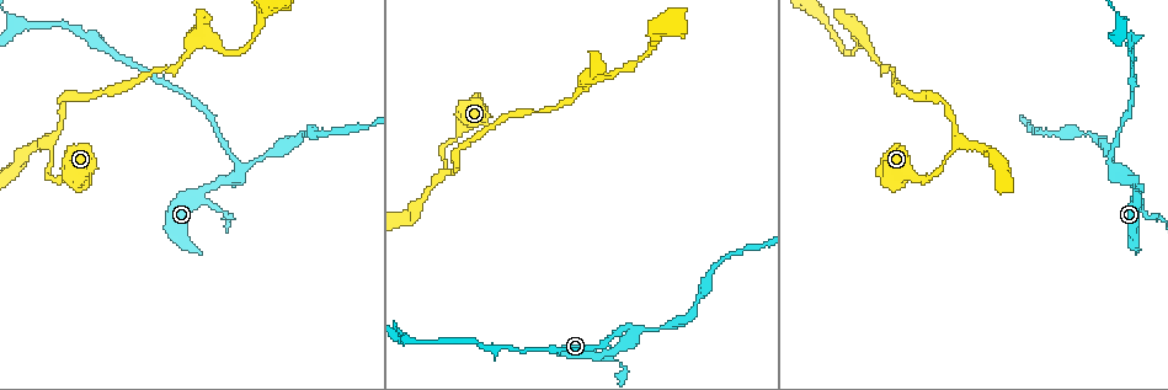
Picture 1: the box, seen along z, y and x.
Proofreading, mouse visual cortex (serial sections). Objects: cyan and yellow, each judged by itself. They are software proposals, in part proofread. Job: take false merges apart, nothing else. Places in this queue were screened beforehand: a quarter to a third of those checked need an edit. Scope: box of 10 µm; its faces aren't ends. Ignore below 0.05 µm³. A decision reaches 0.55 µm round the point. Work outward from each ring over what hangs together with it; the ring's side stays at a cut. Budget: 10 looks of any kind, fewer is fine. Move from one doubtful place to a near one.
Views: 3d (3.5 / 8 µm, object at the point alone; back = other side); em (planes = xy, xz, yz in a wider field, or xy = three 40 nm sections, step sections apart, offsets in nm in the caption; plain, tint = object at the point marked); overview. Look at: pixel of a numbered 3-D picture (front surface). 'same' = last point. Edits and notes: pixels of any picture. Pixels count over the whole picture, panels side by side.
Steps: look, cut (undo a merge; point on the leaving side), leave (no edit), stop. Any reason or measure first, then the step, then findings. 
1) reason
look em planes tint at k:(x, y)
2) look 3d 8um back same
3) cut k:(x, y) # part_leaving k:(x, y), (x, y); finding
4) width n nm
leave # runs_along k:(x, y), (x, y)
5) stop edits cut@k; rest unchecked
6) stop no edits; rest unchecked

calibre changes
look 3d 8um at 1:(453, 142)

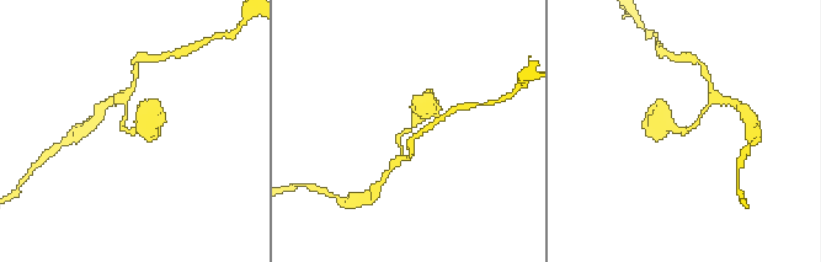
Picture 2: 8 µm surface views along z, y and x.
shape alone is not enough
look em xy step 1 tint same

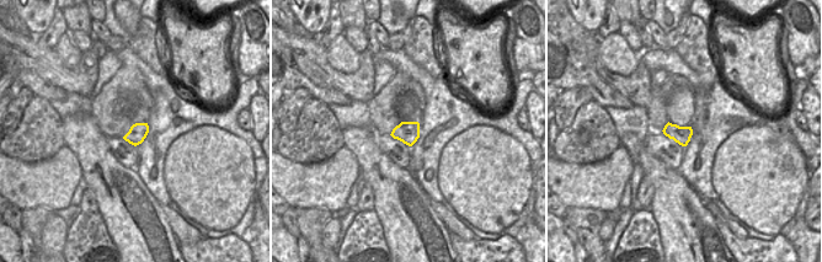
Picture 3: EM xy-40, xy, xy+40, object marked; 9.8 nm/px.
leave # runs_along 2:(425, 107), (399, 137), (403, 151); all the same cell

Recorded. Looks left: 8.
sharp bend
look 3d 3.5um at 1:(937, 98)

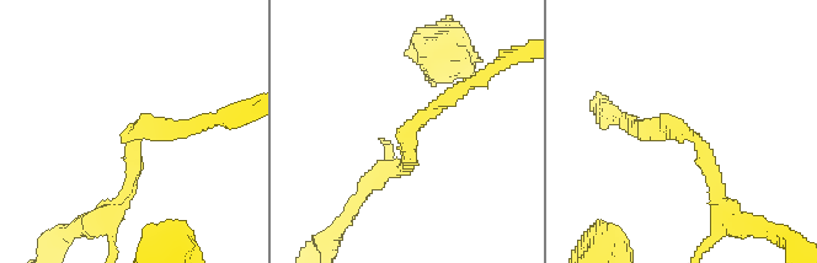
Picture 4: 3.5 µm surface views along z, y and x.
look em xy step 2 tint at 4:(409, 131)

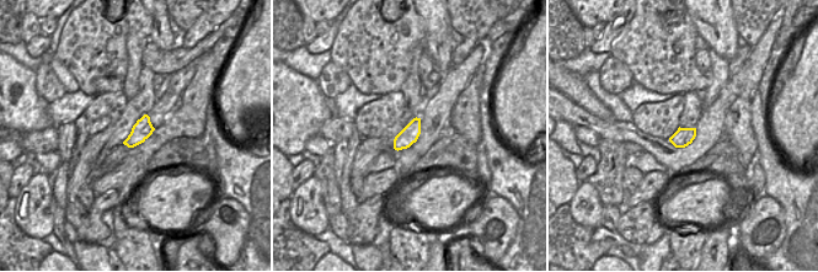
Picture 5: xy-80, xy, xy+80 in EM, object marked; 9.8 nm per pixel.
cut it another way
look em xy step 5 tint same

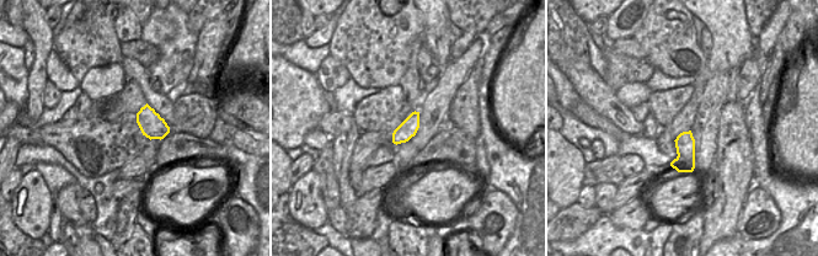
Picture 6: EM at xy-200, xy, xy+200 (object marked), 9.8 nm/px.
arm_widths 150, 200 nm
leave # runs_along 4:(721, 200), (689, 133), (633, 125); one cell here

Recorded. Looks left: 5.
arms part here
look 3d 3.5um at 1:(200, 35)

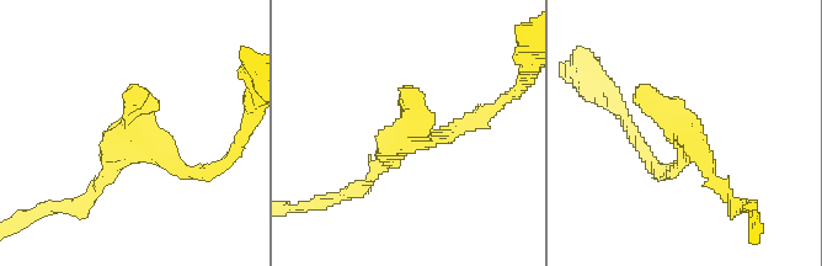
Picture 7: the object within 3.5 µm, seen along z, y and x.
look em planes tint at 7:(131, 139)

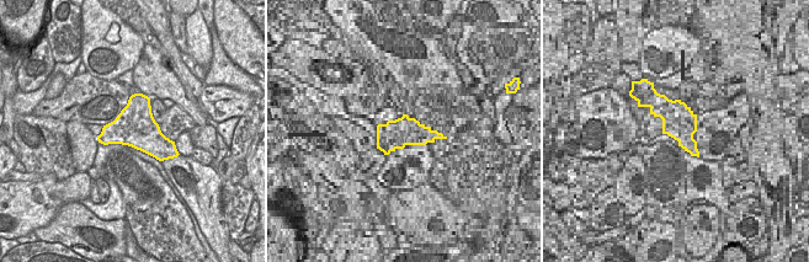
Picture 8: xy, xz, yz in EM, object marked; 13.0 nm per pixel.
leave # runs_along 7:(367, 180), (398, 143), (473, 121); continuous, no second cell

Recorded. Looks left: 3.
a narrow waist
look 3d 3.5um at 1:(631, 326)

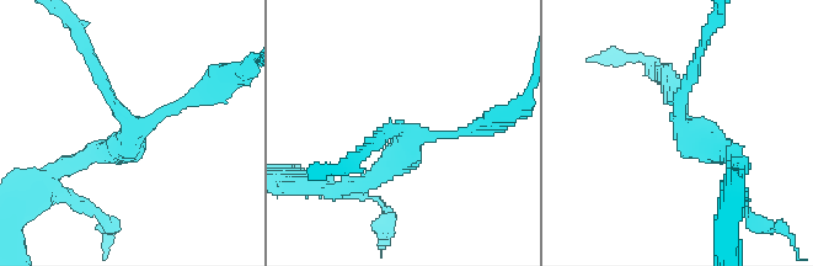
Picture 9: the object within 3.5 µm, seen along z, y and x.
arms 3; arm_widths 100, 150, 250 nm
look em xy step 3 tint at 9:(686, 127)

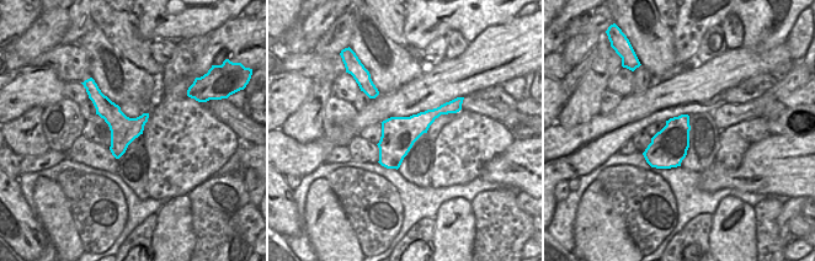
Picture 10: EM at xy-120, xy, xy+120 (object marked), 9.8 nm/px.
look em xy step 5 tint same

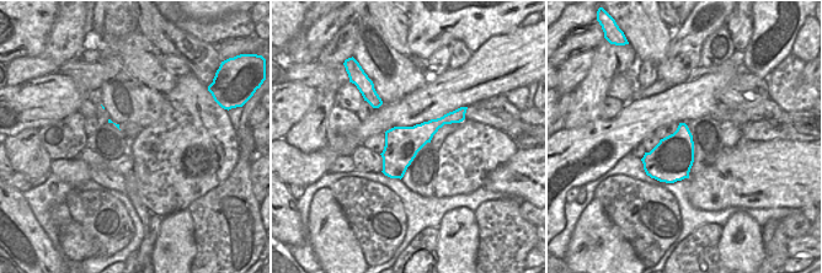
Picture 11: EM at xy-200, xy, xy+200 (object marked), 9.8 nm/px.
width 340 nm
leave # runs_along 11:(458, 118), (427, 129), (385, 170); continuous, no second cell

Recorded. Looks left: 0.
stop no edits; rest unchecked

